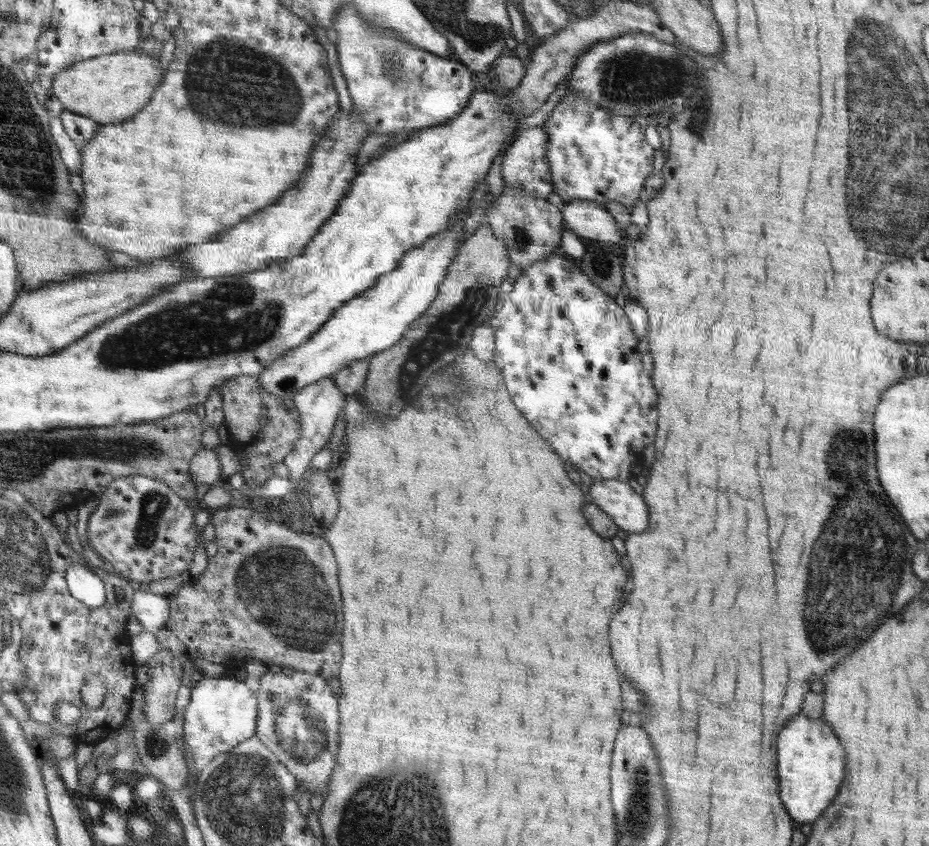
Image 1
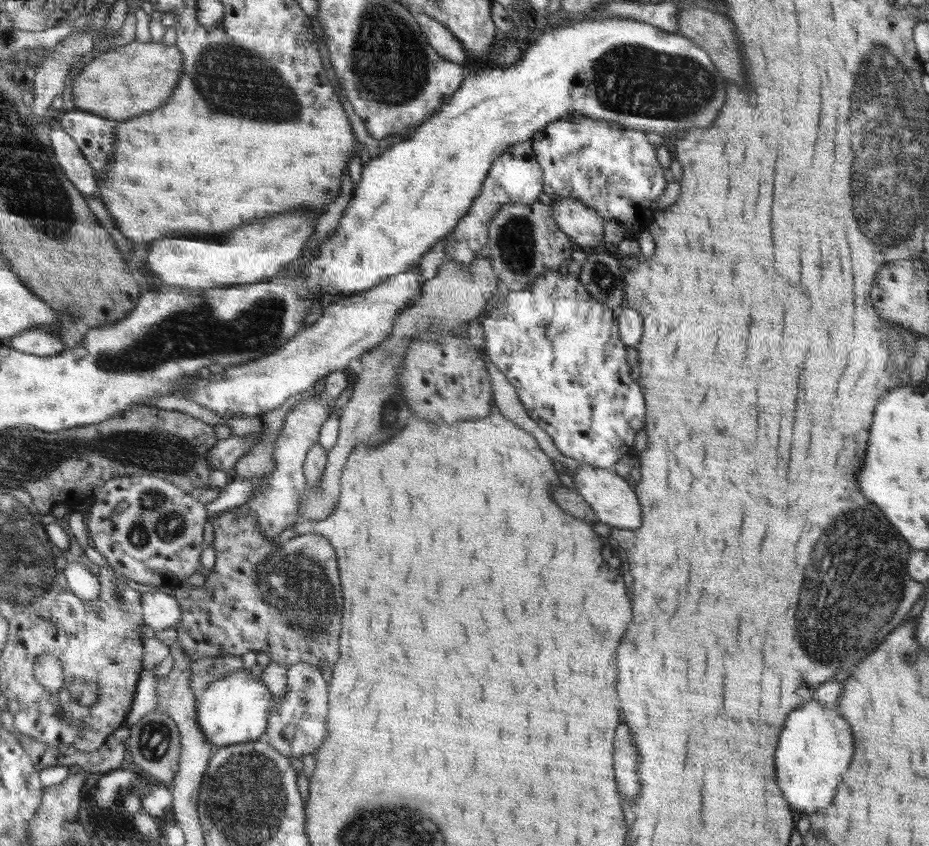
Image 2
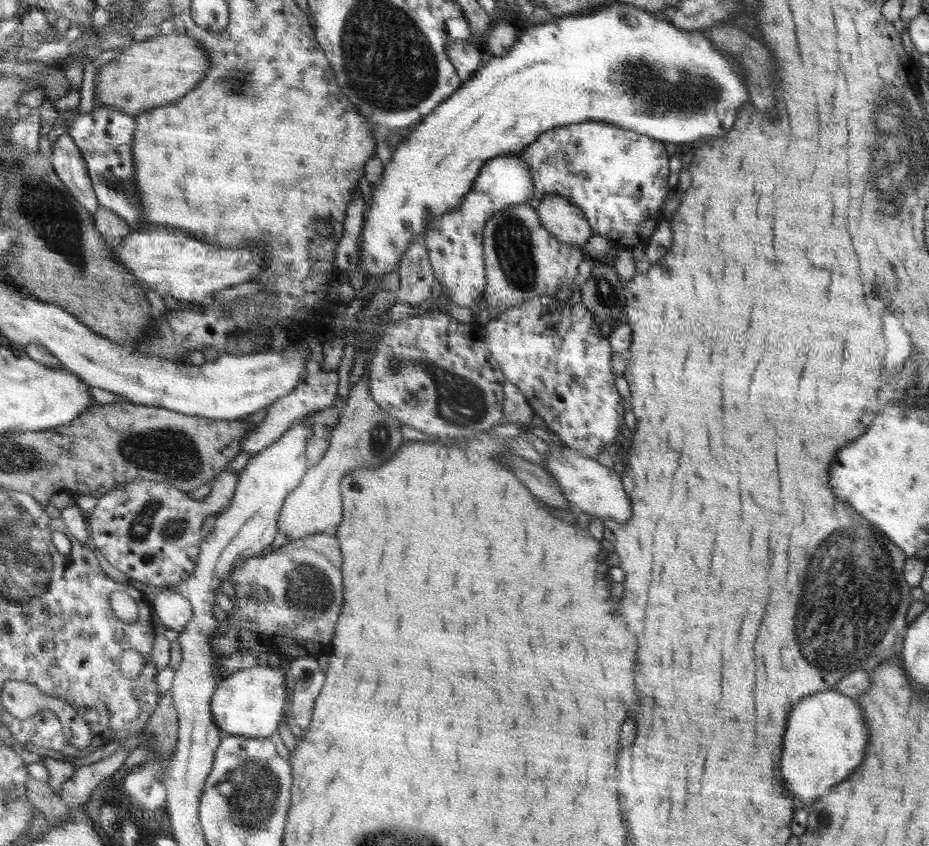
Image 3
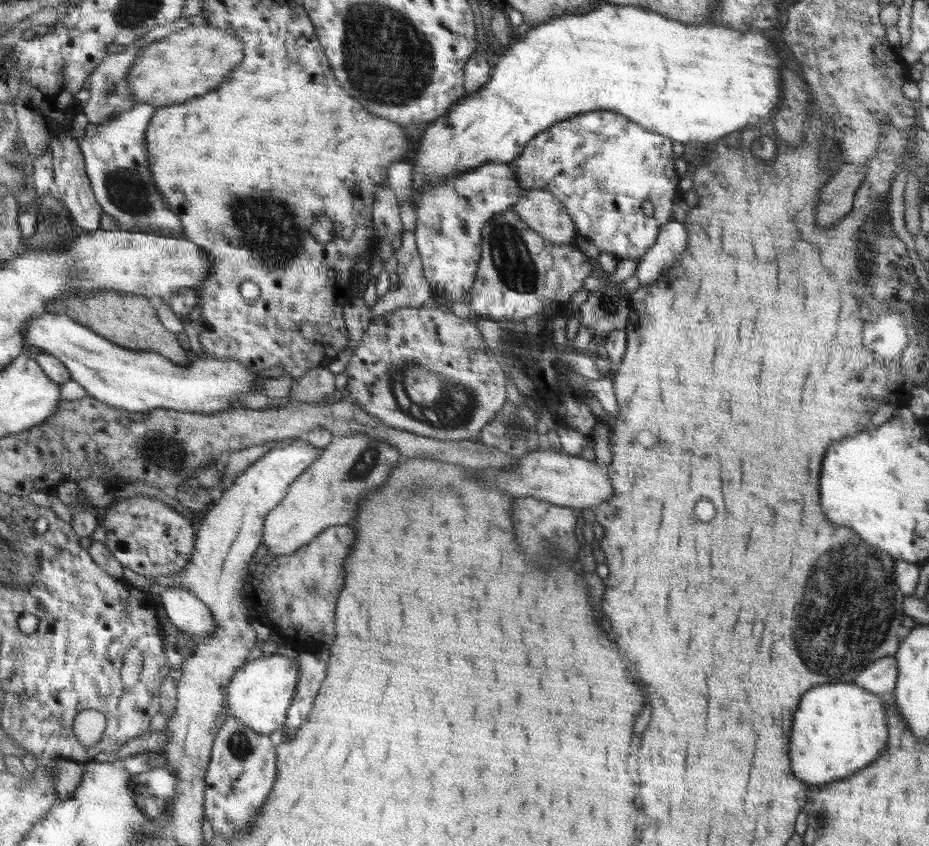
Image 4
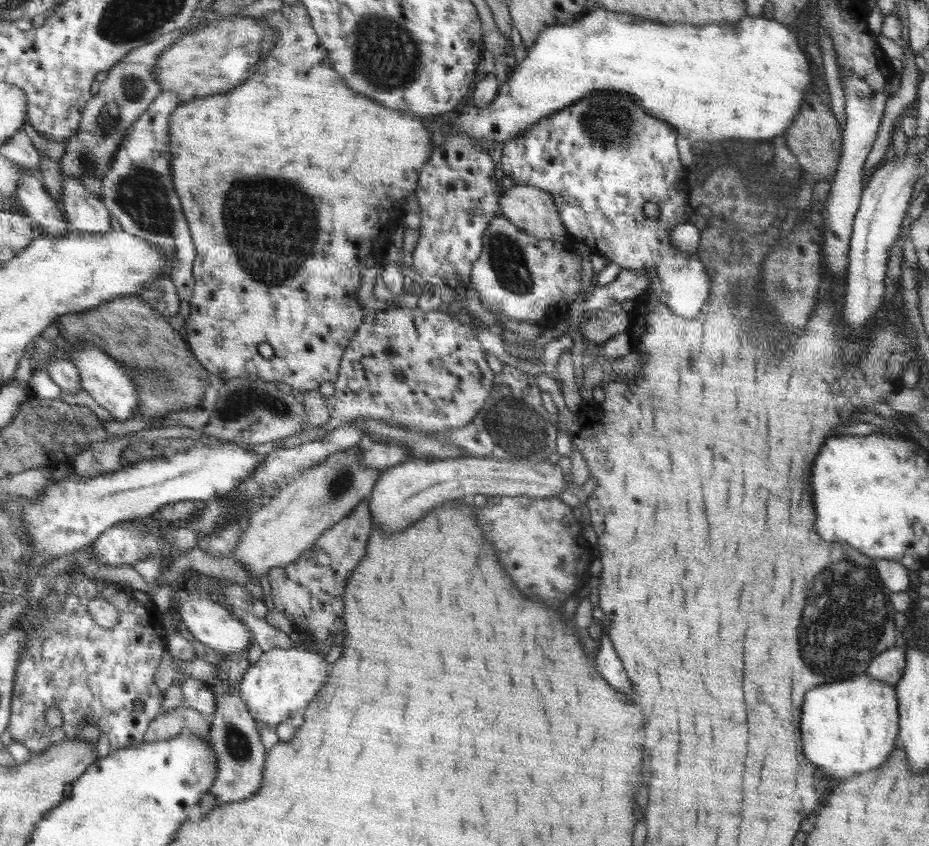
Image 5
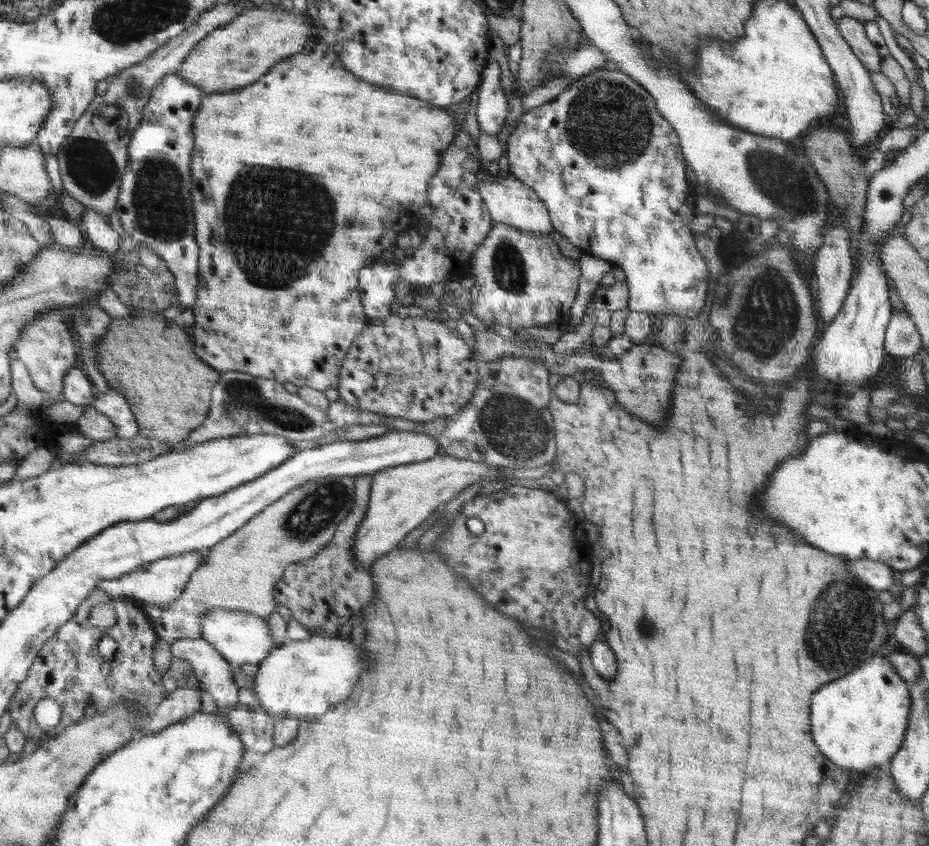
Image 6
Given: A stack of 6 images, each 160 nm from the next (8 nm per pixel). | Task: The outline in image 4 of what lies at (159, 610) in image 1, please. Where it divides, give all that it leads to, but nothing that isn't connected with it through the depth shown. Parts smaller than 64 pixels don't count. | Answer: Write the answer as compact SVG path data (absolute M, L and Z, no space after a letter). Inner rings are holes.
M165 588L160 605L166 609L170 622L184 634L206 638L214 632L214 616L210 608L184 588Z

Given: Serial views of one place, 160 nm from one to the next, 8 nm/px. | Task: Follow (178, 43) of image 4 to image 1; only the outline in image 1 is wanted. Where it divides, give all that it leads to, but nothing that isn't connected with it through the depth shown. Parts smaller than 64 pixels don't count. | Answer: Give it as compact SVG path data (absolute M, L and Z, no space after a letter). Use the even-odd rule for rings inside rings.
M126 50L94 57L62 71L55 78L52 95L74 113L97 119L102 125L118 125L134 118L152 100L167 70L160 71L158 57L144 51Z

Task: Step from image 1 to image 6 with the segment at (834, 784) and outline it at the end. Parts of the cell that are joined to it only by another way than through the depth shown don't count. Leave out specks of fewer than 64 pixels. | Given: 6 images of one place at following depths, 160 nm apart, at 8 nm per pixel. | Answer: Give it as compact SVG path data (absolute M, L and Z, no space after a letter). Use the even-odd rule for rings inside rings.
M882 656L874 657L874 659L870 659L869 662L864 663L864 665L852 671L852 673L822 686L822 690L818 690L818 694L814 694L814 706L810 706L810 718L814 718L814 742L818 742L818 750L826 758L830 759L830 762L834 762L834 764L843 766L844 768L867 773L880 766L887 766L901 749L901 745L905 742L905 734L909 730L909 718L912 713L912 695L910 694L909 687L910 682L903 679L901 675L894 671L894 667L886 661L886 658L882 658Z

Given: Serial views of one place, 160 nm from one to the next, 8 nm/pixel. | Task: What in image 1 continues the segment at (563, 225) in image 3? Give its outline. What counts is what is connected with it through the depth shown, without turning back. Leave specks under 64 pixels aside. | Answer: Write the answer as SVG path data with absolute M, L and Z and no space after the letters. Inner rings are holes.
M571 201L565 203L562 210L565 216L567 228L576 233L584 240L597 240L600 242L620 243L625 240L624 230L618 226L616 219L608 212L605 206L602 206L594 201Z

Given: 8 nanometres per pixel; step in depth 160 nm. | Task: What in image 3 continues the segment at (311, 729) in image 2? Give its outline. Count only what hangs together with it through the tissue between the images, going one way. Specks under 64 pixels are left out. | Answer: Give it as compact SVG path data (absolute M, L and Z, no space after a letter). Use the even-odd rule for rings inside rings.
M301 657L291 662L290 676L294 678L294 690L288 720L296 731L306 731L325 681L325 673L318 660L313 657Z

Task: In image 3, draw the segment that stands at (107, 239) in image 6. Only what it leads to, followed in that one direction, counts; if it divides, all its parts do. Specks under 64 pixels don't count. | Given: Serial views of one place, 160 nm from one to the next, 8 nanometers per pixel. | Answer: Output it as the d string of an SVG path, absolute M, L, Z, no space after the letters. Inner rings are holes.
M70 134L60 136L53 144L52 158L58 176L70 188L70 192L92 213L96 214L101 202L90 178L87 161L76 140Z

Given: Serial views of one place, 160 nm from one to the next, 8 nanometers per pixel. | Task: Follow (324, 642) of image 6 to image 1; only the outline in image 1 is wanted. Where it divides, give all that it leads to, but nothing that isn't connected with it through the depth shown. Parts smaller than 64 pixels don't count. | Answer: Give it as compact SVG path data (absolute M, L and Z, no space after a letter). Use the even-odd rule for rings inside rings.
M234 677L204 678L191 690L181 731L184 745L180 744L179 749L184 757L194 758L199 765L214 760L218 754L228 752L255 736L258 713L257 696L248 690L244 681L238 682Z

